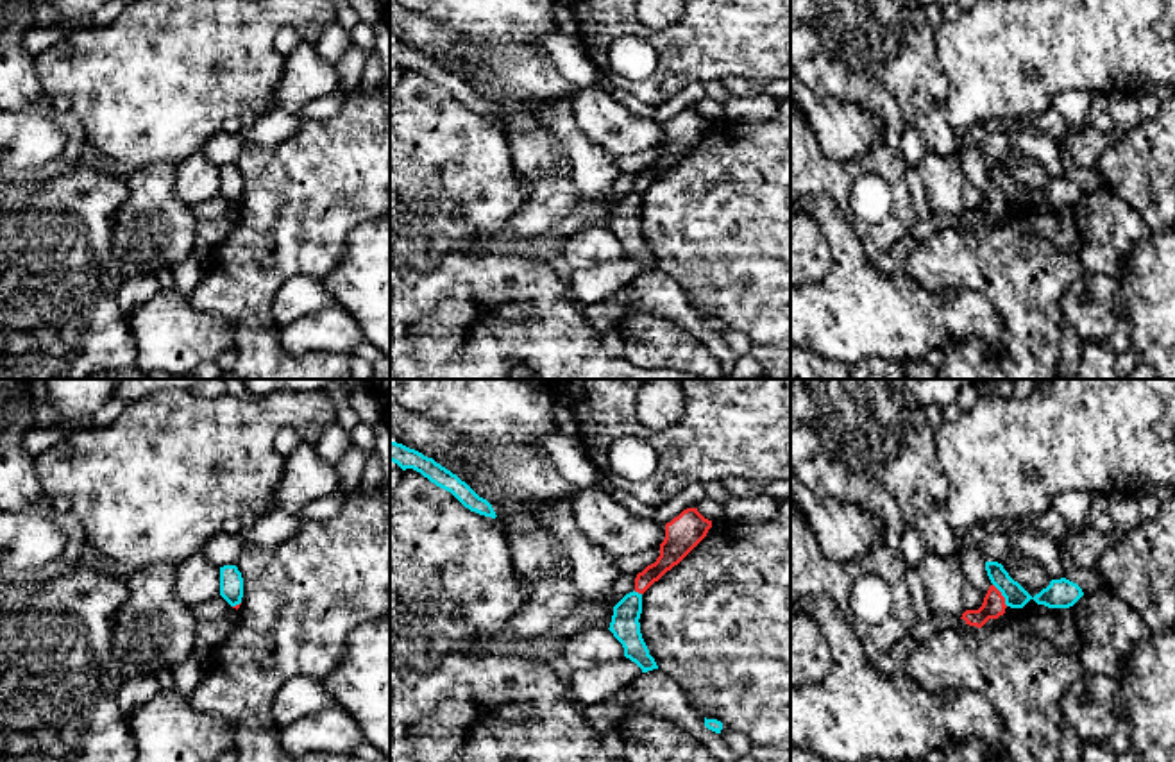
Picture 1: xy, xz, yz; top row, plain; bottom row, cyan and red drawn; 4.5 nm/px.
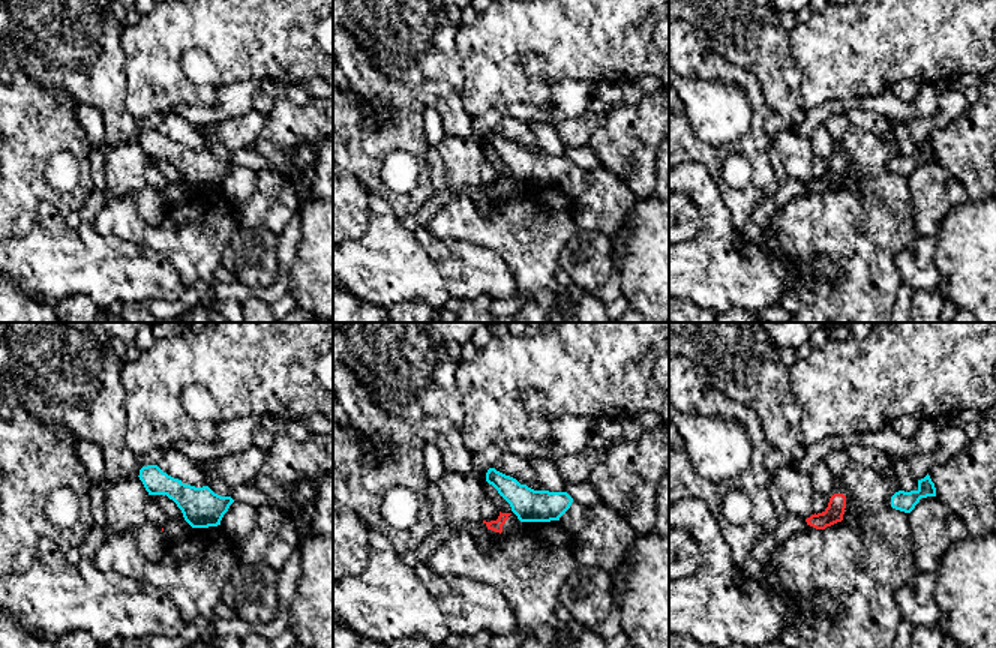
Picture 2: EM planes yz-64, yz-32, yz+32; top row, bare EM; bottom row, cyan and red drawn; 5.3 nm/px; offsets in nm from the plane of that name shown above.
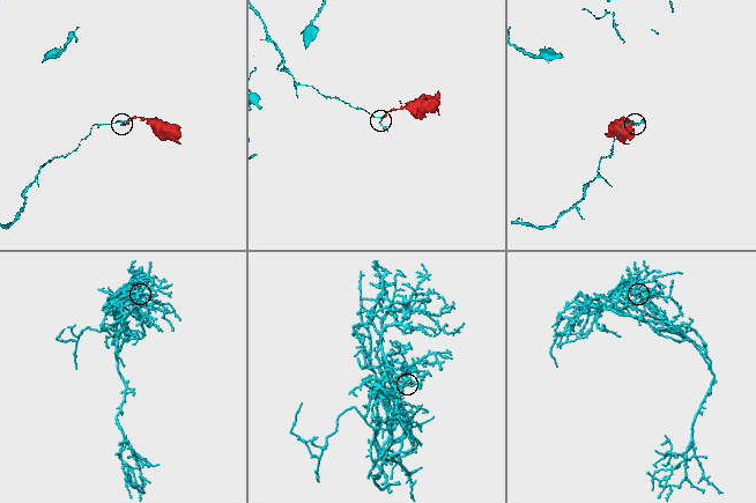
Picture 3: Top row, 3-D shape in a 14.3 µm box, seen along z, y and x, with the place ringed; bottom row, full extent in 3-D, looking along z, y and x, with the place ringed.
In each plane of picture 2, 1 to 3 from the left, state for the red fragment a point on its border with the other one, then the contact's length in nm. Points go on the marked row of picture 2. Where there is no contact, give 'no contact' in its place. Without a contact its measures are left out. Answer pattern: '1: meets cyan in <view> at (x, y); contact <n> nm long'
1: no contact
2: no contact
3: no contact

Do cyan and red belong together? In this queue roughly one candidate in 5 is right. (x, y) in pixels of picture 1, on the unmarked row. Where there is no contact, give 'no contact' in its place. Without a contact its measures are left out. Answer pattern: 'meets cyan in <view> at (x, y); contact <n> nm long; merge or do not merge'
meets cyan in yz at (1002, 194); contact 120 nm long; do not merge

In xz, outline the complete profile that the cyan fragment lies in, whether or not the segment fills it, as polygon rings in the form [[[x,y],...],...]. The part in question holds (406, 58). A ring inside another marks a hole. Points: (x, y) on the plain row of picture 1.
[[[390,39],[390,61],[397,63],[402,70],[413,68],[427,77],[436,86],[451,91],[465,107],[485,116],[495,118],[492,104],[479,97],[465,80],[456,73],[436,63],[433,57],[410,48],[402,43]]]

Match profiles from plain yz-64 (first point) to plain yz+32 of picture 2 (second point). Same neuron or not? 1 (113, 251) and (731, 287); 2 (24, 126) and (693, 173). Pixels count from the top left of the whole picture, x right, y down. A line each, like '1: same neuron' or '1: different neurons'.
1: same neuron
2: different neurons

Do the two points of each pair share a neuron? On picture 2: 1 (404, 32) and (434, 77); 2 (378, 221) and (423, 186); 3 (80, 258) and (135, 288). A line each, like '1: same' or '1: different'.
1: same
2: different
3: same

